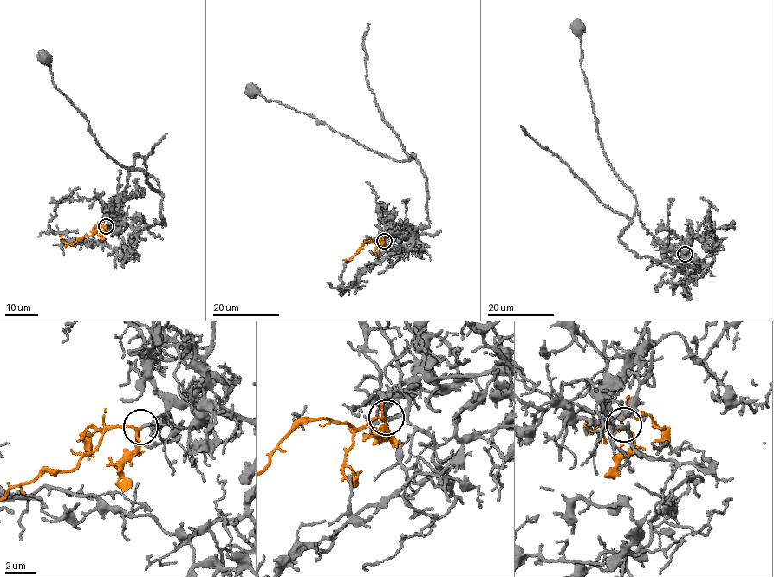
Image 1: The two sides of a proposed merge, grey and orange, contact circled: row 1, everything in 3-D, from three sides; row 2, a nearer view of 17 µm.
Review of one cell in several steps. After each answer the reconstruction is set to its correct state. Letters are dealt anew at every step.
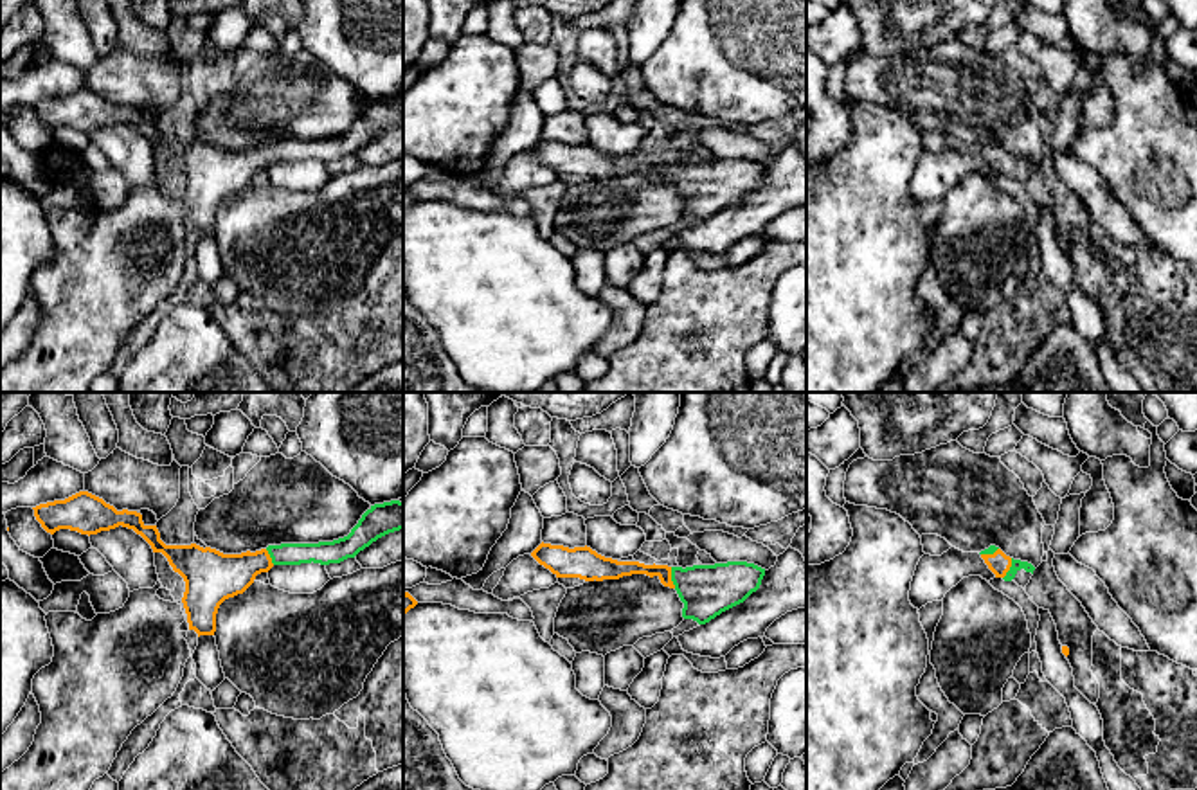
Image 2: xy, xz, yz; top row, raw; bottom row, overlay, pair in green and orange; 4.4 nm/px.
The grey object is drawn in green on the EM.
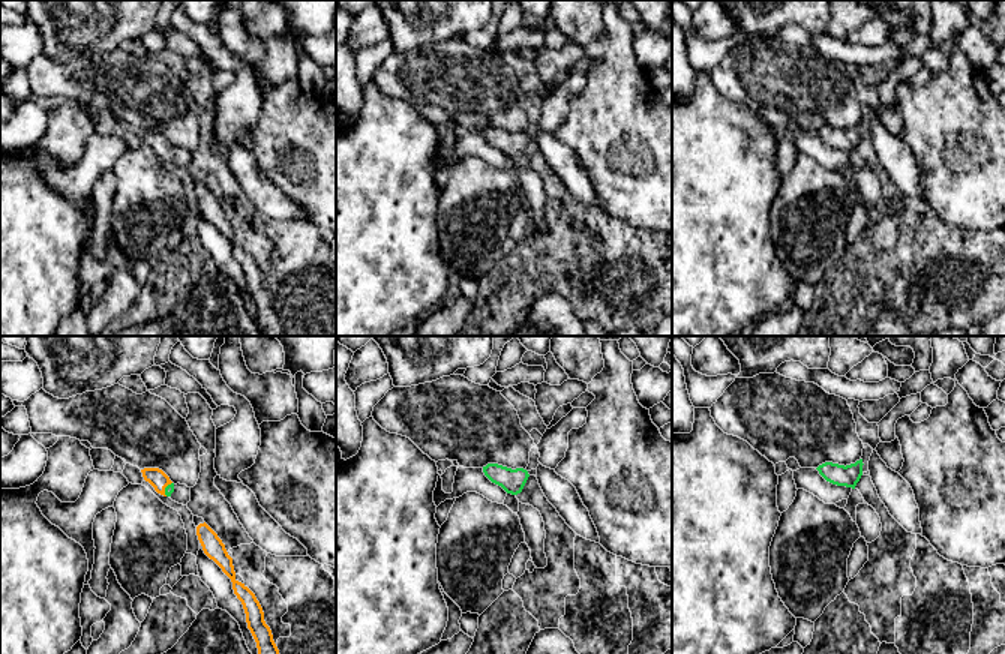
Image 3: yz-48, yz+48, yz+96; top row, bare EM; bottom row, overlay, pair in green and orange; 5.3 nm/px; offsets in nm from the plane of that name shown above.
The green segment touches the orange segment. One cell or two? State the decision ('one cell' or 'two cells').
one cell

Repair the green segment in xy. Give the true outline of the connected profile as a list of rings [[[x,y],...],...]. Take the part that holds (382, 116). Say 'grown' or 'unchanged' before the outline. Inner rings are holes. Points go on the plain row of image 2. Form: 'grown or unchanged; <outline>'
grown; [[[79,88],[65,97],[40,101],[32,106],[36,117],[50,131],[59,126],[70,126],[90,133],[119,122],[140,131],[153,149],[162,149],[173,167],[184,175],[185,189],[182,200],[189,227],[194,227],[198,234],[214,232],[220,202],[243,191],[257,171],[268,169],[274,162],[340,160],[355,155],[378,135],[403,126],[403,99],[391,97],[371,103],[347,133],[333,139],[281,140],[256,149],[223,151],[196,140],[166,142],[157,122],[146,122],[140,110],[117,108],[88,88]]]

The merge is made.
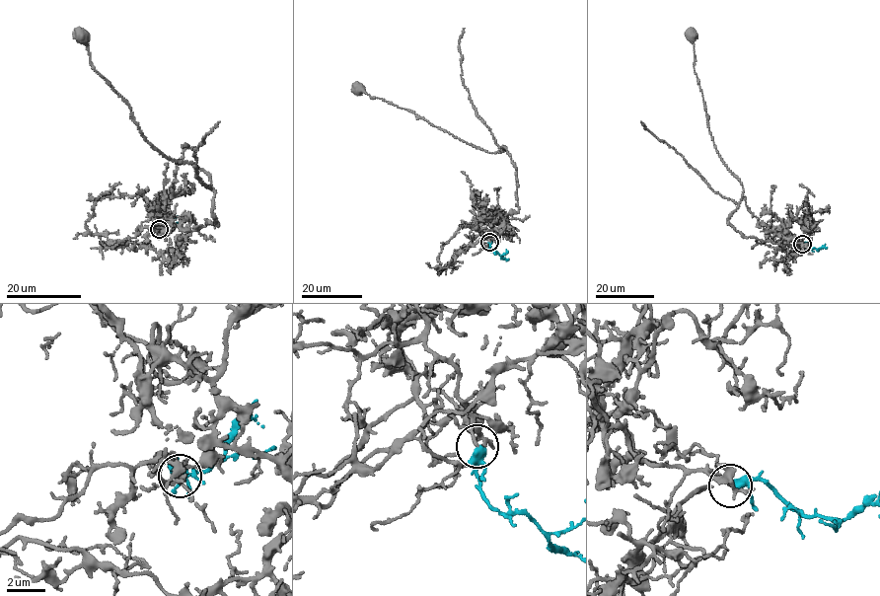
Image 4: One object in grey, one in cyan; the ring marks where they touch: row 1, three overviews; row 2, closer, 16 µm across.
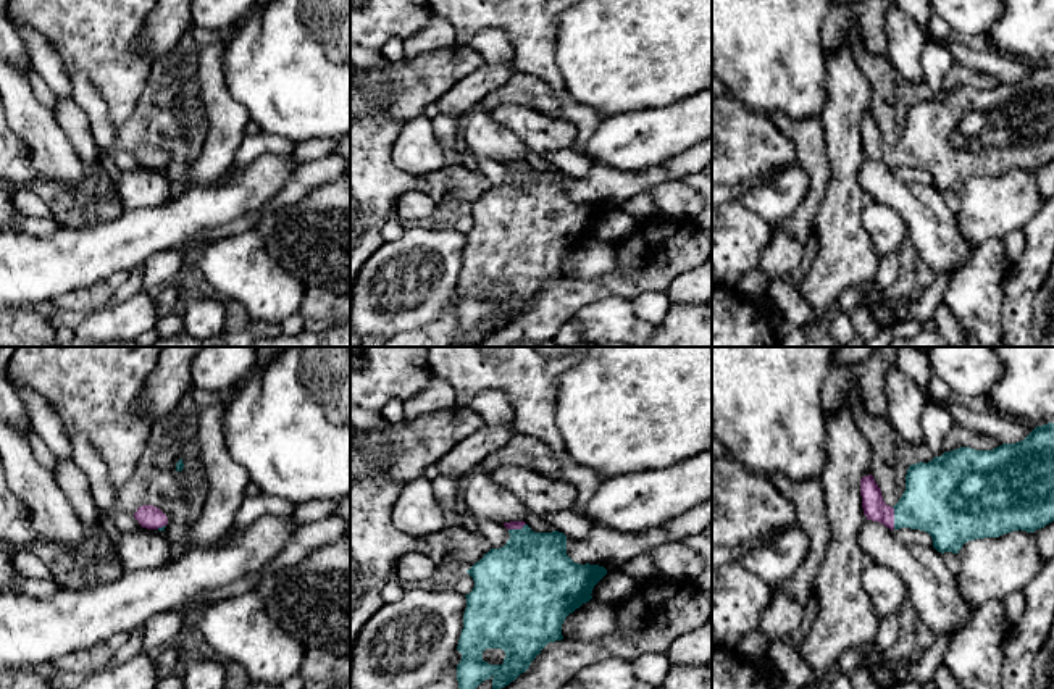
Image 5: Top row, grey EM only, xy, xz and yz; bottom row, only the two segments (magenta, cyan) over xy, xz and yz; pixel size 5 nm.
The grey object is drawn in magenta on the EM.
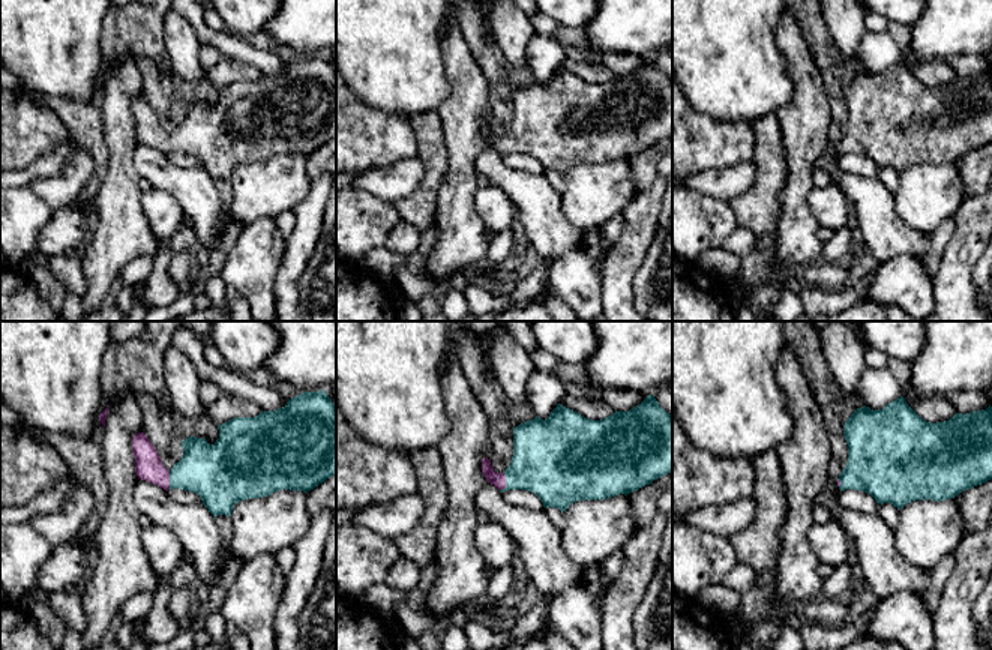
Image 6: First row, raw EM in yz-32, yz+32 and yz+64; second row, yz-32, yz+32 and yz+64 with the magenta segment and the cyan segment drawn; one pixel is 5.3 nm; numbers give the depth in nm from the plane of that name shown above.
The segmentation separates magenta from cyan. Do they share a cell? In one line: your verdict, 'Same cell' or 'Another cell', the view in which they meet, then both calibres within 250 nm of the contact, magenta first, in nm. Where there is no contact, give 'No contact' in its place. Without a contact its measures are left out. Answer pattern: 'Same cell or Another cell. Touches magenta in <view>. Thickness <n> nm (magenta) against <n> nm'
Same cell. Touches magenta in yz. Thickness 120 nm (magenta) against 340 nm

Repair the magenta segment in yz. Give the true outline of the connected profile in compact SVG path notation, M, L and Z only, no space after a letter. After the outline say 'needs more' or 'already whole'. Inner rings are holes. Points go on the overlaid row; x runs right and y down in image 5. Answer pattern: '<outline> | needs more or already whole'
M1054 423L1036 426L1015 444L993 450L960 447L928 463L910 465L906 491L894 507L885 503L872 474L860 479L860 495L867 520L891 531L925 531L941 553L959 553L965 542L975 539L999 537L1018 529L1035 532L1054 521Z | needs more

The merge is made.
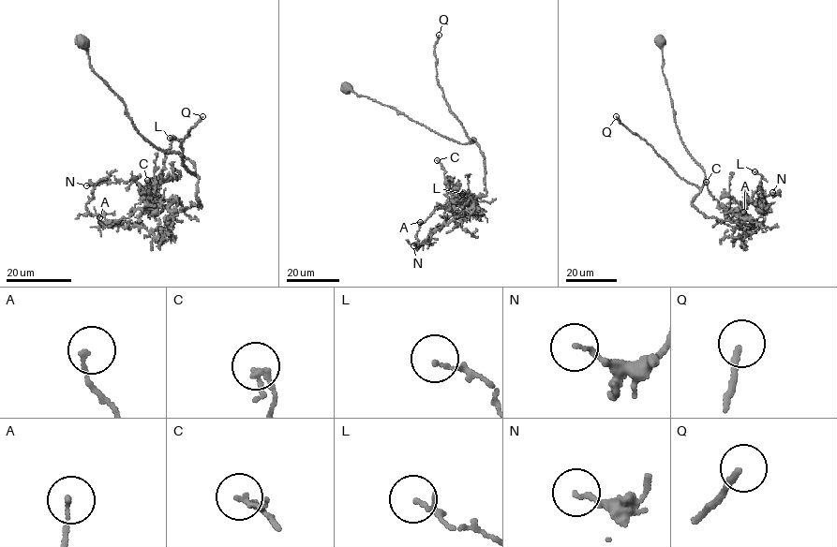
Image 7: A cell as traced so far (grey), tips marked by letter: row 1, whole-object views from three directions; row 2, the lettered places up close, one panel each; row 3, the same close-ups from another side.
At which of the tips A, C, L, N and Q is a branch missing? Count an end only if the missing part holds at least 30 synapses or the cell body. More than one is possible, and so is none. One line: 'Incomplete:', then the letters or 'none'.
Incomplete: Q

